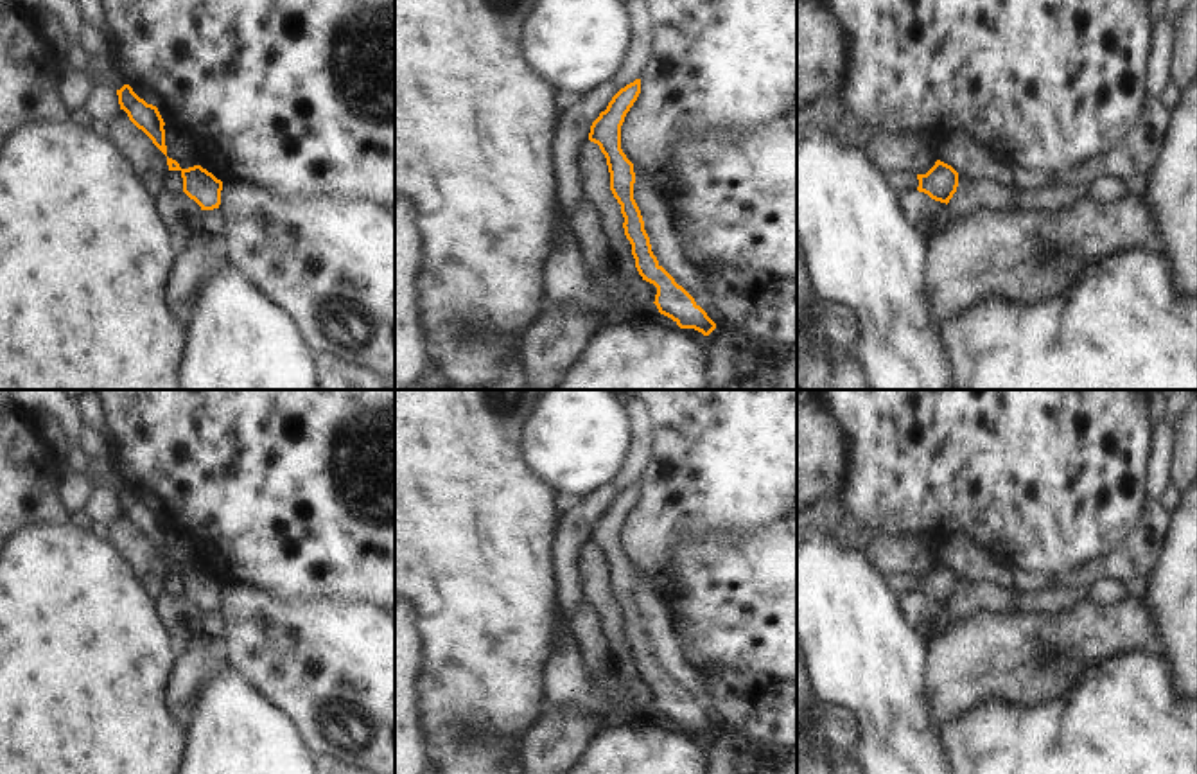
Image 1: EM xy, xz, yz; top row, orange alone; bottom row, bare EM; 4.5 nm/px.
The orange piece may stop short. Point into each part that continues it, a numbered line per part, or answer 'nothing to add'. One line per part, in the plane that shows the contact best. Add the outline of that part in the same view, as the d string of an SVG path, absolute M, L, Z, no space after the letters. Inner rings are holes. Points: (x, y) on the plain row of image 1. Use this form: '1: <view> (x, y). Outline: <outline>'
nothing to add

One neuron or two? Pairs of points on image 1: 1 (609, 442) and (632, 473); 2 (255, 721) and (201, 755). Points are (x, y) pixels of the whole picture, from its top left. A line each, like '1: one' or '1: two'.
1: two
2: one

